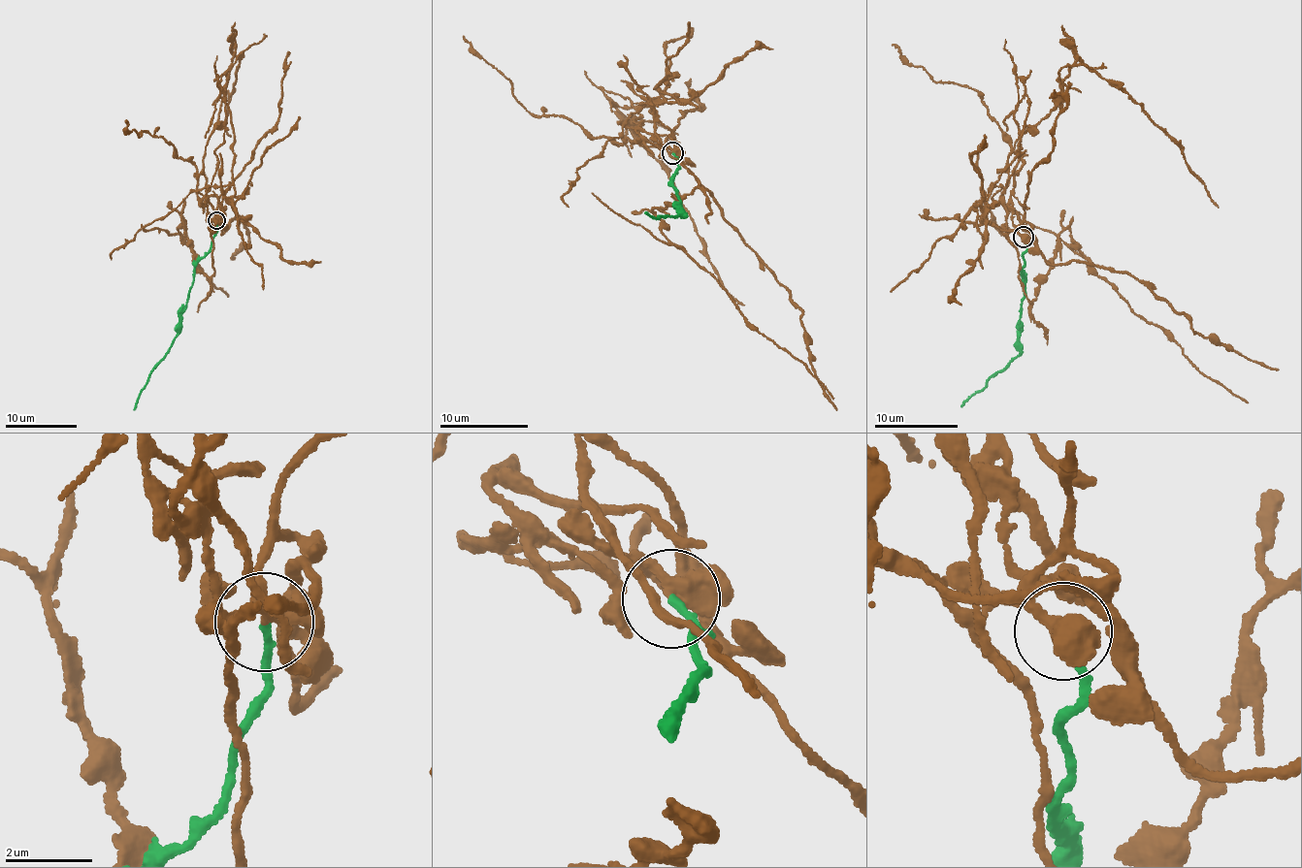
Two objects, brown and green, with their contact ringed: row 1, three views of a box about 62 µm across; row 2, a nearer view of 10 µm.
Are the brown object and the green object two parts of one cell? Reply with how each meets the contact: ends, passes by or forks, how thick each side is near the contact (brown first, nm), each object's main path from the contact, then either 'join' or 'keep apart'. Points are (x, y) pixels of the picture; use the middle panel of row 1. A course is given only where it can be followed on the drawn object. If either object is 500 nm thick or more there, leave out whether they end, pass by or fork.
brown passes by | green ends | 360/170 nm | brown via (671, 152), (621, 120), (636, 132), (630, 127), (634, 127), (636, 140), (666, 171), (723, 287), (744, 305) | green via (671, 152), (680, 162), (672, 182), (686, 213), (683, 217), (659, 215), (655, 219), (644, 213) | keep apart

